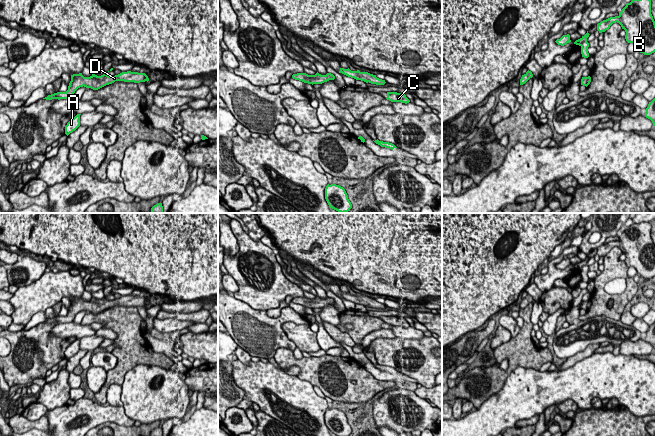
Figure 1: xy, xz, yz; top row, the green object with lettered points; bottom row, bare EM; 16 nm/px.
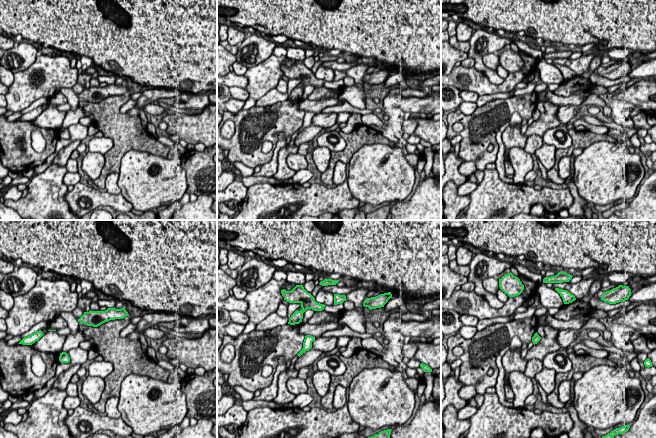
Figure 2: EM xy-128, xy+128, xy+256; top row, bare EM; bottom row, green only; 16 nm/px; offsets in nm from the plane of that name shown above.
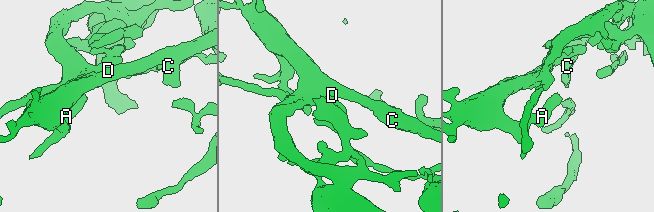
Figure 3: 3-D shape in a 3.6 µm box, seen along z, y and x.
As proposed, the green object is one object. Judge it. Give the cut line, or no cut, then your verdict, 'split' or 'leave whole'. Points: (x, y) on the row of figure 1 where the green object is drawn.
cut none; leave whole

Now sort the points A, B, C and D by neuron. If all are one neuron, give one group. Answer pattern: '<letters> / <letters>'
A B C D

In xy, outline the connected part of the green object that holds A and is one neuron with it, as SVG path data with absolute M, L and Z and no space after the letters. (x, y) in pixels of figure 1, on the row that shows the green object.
M77 114L74 118L70 119L65 126L65 134L67 136L80 126L80 115L81 114Z

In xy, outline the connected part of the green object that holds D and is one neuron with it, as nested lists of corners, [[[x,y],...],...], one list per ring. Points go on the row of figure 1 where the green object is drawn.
[[[105,72],[101,76],[97,76],[94,73],[90,77],[84,77],[82,73],[71,75],[71,81],[68,86],[68,90],[66,92],[57,92],[47,97],[43,98],[46,100],[52,99],[69,99],[72,98],[75,91],[80,87],[91,88],[93,90],[98,90],[106,85],[112,84],[115,81],[124,81],[124,82],[134,82],[140,83],[149,81],[148,76],[145,73],[138,72],[122,72],[115,76],[108,76]]]

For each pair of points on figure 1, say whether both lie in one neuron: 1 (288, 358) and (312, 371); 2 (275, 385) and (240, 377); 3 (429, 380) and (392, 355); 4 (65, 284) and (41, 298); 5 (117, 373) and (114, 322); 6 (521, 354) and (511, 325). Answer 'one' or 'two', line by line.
1: one
2: one
3: one
4: one
5: one
6: two

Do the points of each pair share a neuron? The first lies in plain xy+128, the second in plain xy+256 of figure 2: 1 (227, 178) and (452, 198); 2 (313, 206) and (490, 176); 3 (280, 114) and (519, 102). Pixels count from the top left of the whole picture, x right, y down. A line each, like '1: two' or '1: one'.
1: two
2: one
3: one

